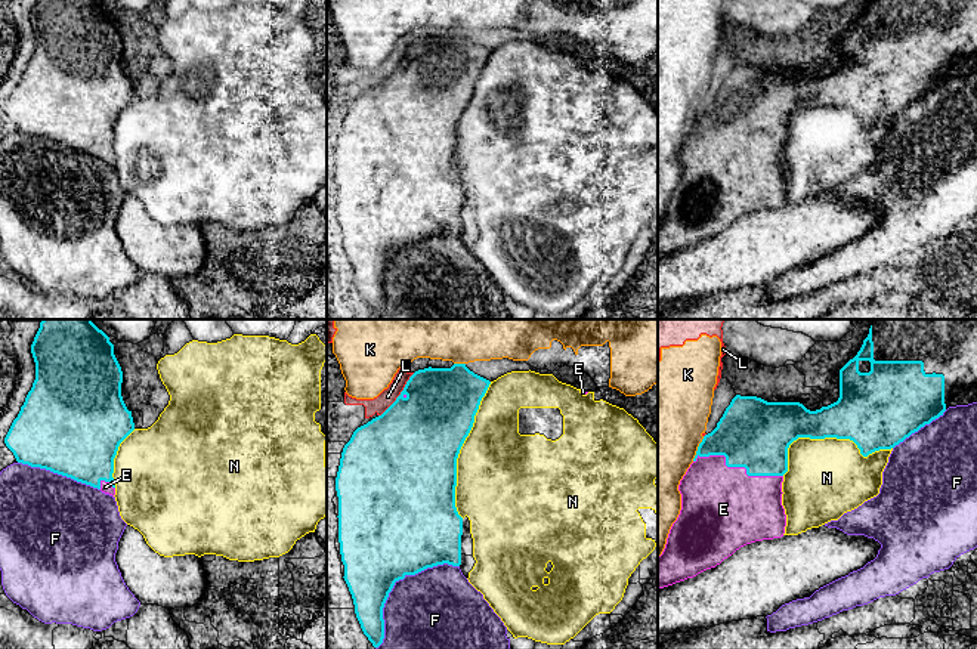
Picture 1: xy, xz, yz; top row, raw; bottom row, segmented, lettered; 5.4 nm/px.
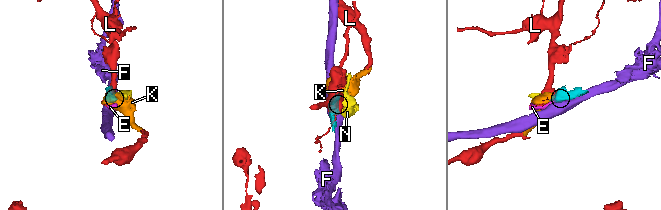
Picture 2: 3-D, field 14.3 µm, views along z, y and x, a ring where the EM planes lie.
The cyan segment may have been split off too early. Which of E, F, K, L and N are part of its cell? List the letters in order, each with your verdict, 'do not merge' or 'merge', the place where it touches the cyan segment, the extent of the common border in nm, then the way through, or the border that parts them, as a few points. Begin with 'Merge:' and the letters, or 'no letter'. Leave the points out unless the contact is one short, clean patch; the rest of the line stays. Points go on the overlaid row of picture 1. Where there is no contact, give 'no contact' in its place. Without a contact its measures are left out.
Merge: E
E: merge; meets cyan in yz at (736, 466); contact 500 nm long
F: do not merge; meets cyan in xz at (393, 584); contact 650 nm long
K: do not merge; meets cyan in yz at (698, 448); contact 150 nm long; border along yz (704, 436), (692, 460)
L: do not merge; meets cyan in xz at (399, 395); contact 300 nm long
N: do not merge; meets cyan in yz at (826, 436); contact 600 nm long

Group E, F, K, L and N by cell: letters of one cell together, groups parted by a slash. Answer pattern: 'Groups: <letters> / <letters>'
Groups: E / F / K L / N

